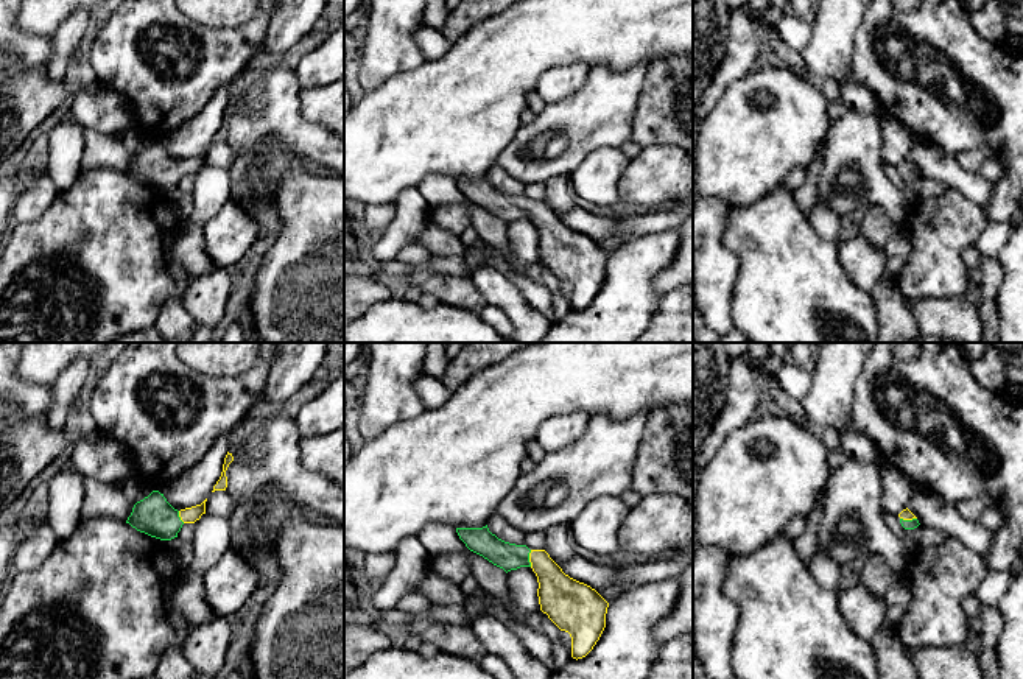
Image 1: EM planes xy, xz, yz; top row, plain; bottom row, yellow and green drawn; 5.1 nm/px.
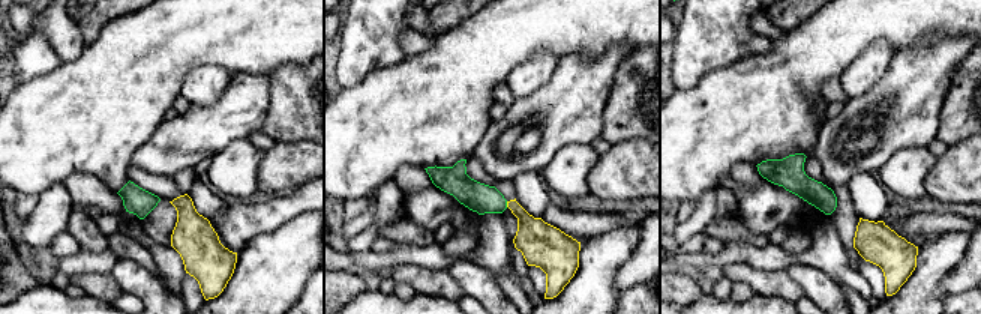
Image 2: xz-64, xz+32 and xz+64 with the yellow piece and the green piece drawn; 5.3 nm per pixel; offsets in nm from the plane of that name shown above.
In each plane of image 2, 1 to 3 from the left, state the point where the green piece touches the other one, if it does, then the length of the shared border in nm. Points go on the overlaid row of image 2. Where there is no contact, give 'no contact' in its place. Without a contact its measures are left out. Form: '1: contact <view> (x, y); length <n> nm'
1: no contact
2: contact xz+32 (507, 205); length 30 nm
3: no contact

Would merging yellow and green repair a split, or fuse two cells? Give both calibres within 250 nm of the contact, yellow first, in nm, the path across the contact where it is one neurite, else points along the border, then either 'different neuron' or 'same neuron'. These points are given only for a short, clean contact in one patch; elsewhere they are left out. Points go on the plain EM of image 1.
calibres 220 and 140 nm; way xz (559, 246), (551, 229), (530, 209), (508, 207); same neuron

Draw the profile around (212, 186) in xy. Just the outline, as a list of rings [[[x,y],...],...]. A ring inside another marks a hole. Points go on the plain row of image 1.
[[[202,165],[195,173],[192,193],[192,213],[188,223],[204,226],[230,198],[230,178],[227,170]]]

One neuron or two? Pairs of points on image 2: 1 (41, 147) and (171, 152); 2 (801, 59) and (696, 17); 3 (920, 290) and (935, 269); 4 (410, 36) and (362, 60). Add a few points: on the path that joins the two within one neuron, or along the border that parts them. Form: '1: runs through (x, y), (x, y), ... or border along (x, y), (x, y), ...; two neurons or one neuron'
1: border along (159, 123), (155, 132), (134, 153), (129, 164); two neurons
2: border along (749, 54), (717, 69); two neurons
3: runs through (923, 286), (930, 274); one neuron
4: border along (410, 29), (401, 35), (401, 48), (407, 56); two neurons

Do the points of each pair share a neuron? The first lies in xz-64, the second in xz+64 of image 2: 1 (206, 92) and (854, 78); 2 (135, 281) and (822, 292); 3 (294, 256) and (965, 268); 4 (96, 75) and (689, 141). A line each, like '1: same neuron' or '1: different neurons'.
1: same neuron
2: same neuron
3: different neurons
4: same neuron

